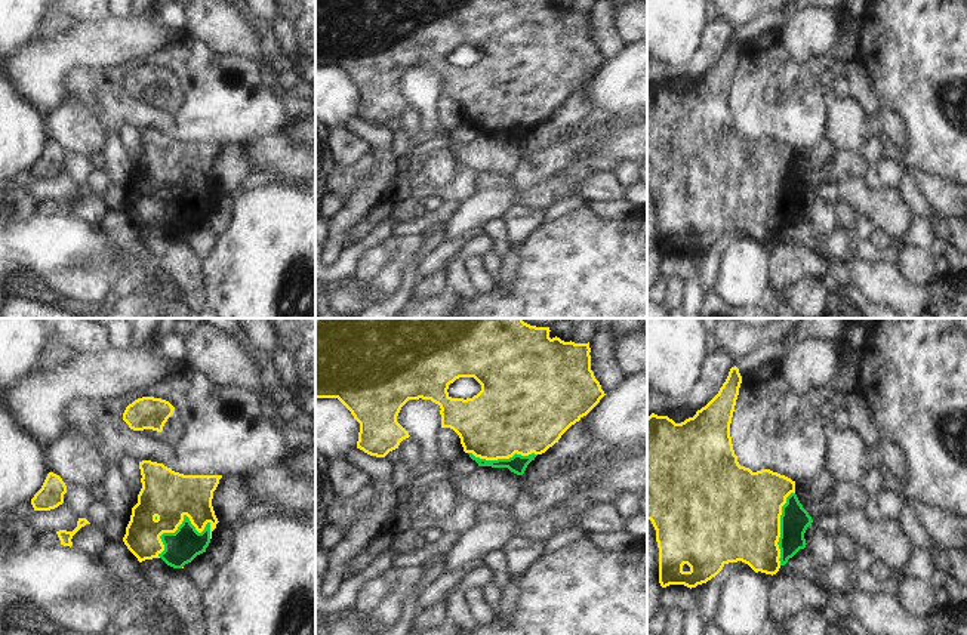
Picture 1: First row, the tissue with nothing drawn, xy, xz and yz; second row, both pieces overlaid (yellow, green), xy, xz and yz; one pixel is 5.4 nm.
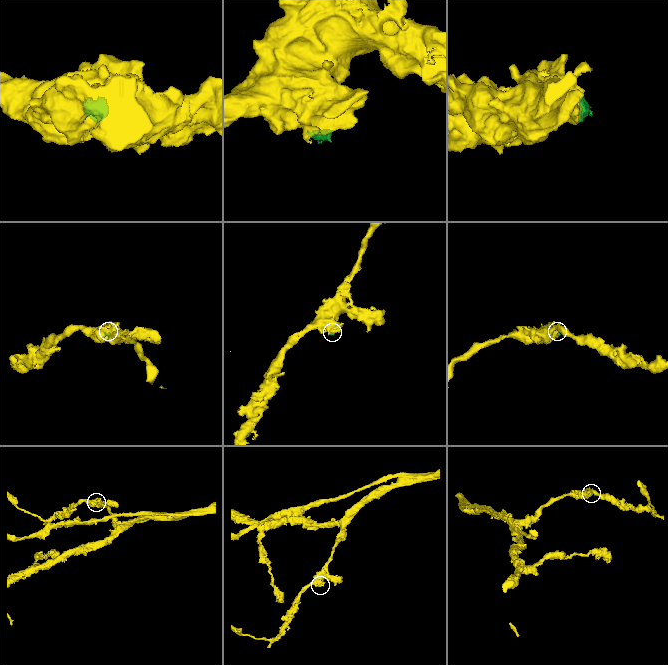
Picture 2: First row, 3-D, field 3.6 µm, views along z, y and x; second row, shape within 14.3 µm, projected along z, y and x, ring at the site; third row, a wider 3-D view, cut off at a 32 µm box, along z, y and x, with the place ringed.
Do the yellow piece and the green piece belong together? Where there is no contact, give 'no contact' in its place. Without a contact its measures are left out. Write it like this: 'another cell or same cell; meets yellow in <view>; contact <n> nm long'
same cell; meets yellow in xy; contact 340 nm long

